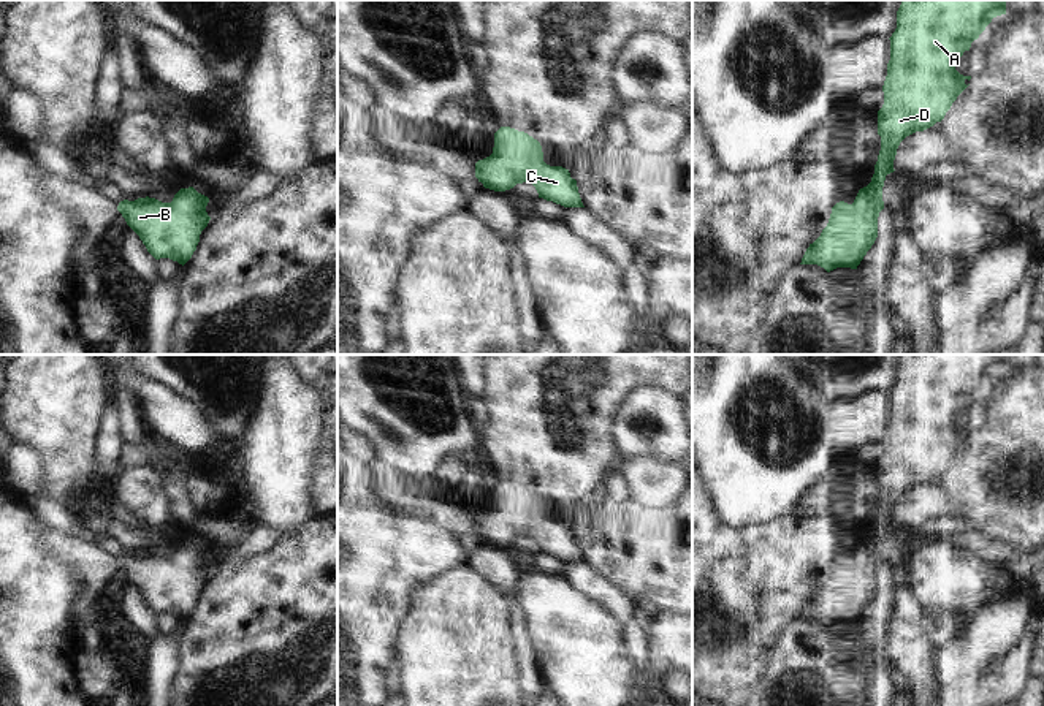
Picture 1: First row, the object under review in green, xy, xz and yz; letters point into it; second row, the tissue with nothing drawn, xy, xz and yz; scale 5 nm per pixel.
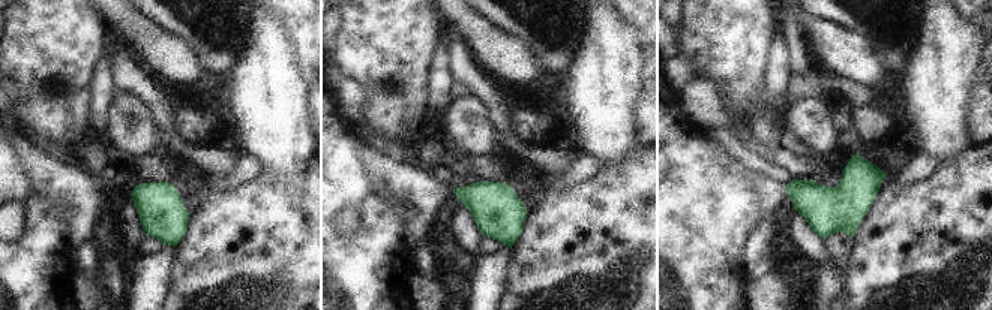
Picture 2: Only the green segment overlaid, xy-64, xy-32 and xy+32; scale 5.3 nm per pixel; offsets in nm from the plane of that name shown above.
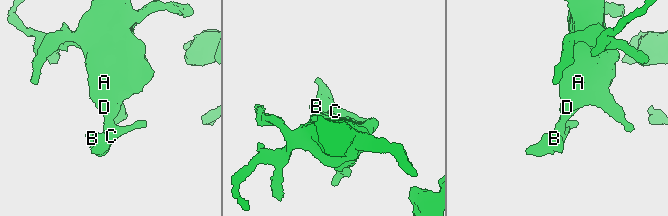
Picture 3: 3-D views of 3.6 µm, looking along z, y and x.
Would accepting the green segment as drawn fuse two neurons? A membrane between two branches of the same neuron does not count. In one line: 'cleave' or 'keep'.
keep

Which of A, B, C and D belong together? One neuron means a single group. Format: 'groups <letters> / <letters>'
groups A B C D

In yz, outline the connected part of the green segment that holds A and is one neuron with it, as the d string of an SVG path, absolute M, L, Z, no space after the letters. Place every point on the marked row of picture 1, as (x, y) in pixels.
M903 0L897 11L897 28L890 40L890 60L887 63L887 76L882 85L884 104L878 111L878 135L881 136L881 150L874 165L871 182L860 188L854 203L836 203L827 226L821 236L810 244L800 264L817 264L827 272L836 268L857 269L867 252L878 237L878 217L884 209L882 187L886 176L893 173L893 160L900 142L916 133L941 122L951 109L957 97L968 87L965 81L971 76L963 76L955 70L957 60L965 51L970 51L971 43L979 38L993 17L1006 14L1006 0Z

